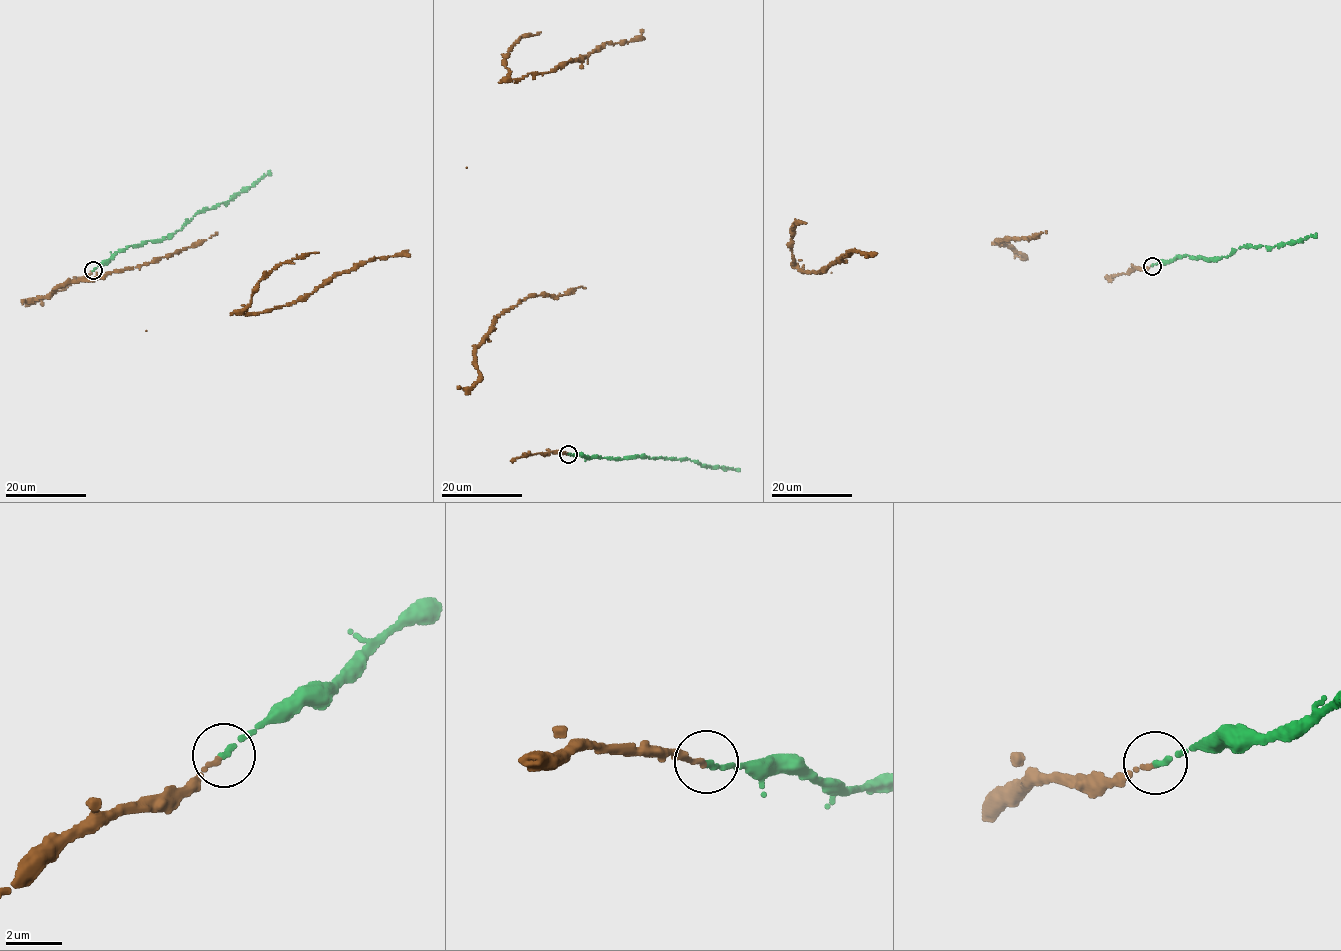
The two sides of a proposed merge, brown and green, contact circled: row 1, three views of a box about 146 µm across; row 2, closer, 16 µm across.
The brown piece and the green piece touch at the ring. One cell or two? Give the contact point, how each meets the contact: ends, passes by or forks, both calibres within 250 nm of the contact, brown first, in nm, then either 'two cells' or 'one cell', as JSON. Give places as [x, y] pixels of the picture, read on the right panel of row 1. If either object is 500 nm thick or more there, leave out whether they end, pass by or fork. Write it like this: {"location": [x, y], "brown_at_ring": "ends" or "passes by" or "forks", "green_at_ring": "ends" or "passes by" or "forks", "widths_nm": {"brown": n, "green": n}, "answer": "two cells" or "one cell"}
{"location": [1152, 266], "brown_at_ring": "ends", "green_at_ring": "ends", "widths_nm": {"brown": 170, "green": 220}, "answer": "one cell"}

